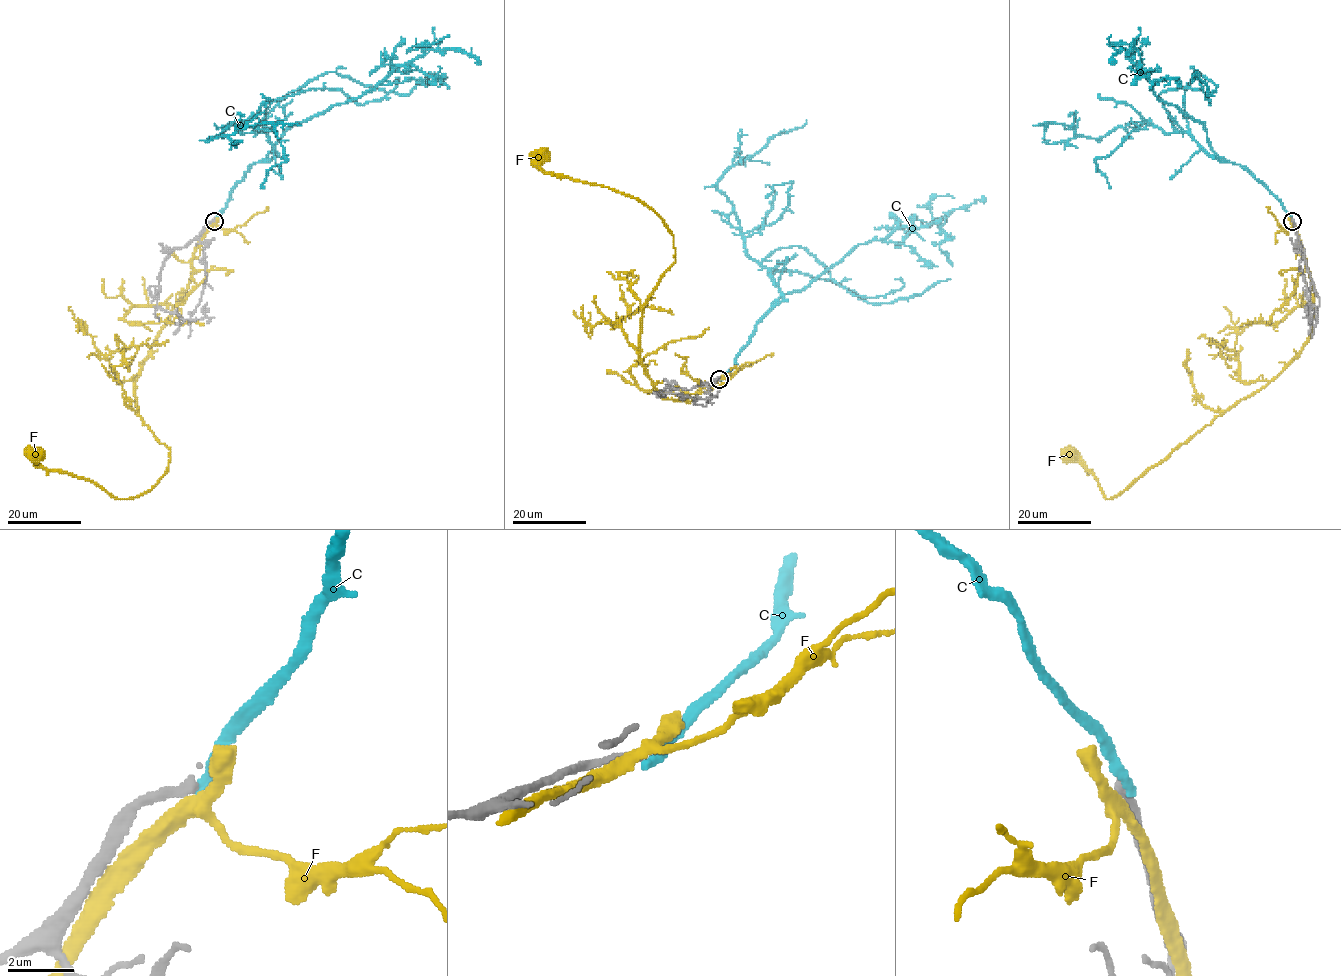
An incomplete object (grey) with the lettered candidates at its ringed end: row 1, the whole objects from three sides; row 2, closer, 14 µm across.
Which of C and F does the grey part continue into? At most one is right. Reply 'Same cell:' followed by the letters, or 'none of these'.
Same cell: none of these

